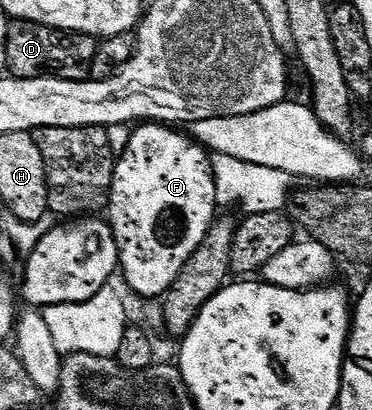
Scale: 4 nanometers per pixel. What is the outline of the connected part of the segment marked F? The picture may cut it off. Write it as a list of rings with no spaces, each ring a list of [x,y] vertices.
[[[146,121],[135,126],[131,130],[125,151],[117,156],[114,164],[108,222],[118,246],[120,275],[146,301],[165,296],[167,289],[176,281],[180,269],[184,269],[188,257],[192,257],[192,253],[196,253],[196,249],[204,241],[219,210],[210,155],[193,137],[186,133],[181,135],[178,131],[181,130],[157,121]]]

